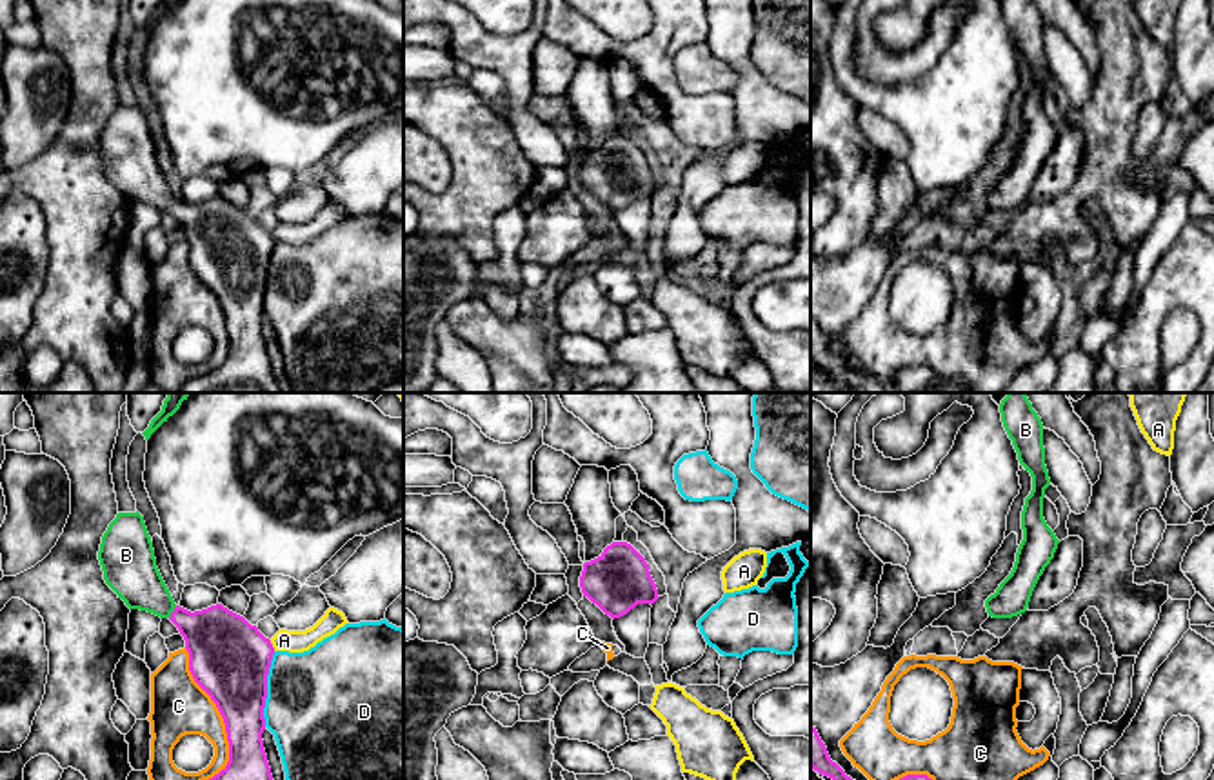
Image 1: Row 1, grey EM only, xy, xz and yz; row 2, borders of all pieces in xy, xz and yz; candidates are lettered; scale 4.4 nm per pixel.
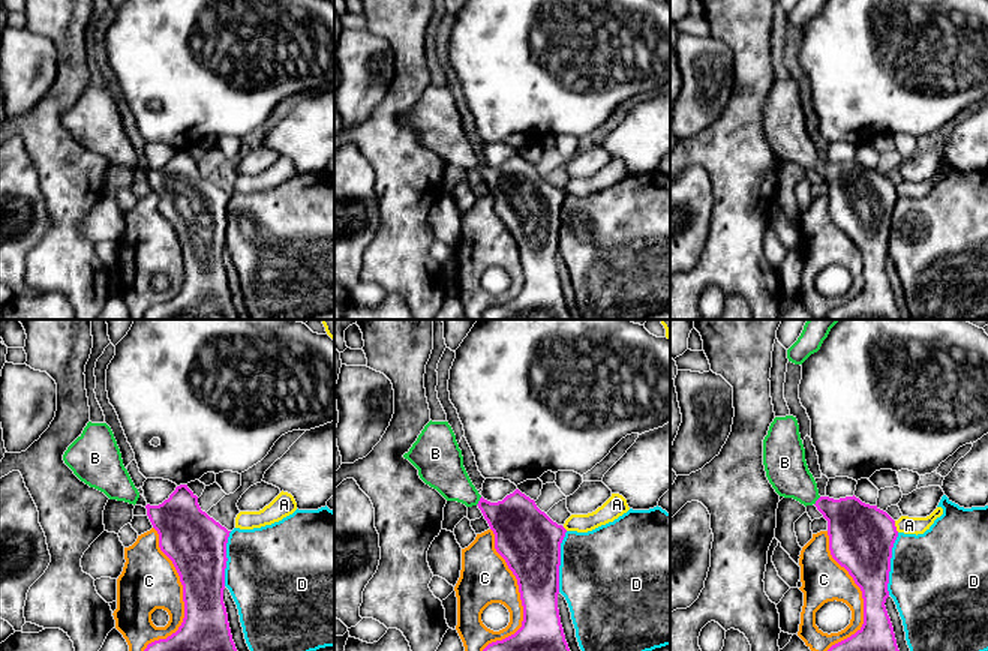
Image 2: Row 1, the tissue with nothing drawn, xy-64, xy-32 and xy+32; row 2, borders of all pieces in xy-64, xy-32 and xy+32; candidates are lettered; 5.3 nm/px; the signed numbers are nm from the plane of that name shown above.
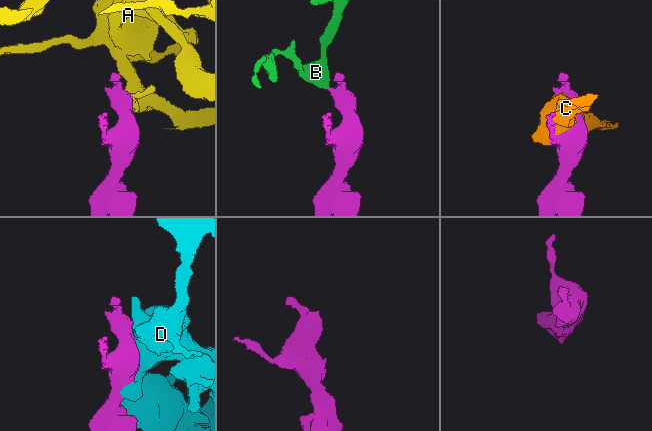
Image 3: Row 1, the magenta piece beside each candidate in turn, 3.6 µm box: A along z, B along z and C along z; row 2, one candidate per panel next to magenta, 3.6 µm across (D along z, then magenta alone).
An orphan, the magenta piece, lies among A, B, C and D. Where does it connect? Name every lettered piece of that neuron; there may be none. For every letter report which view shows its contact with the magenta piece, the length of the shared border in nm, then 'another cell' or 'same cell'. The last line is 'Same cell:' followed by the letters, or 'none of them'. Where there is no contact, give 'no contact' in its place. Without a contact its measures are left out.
A: meets magenta in xy; contact 50 nm long; another cell
B: meets magenta in xy; contact 70 nm long; same cell
C: meets magenta in xy; contact 650 nm long; another cell
D: meets magenta in xy; contact 340 nm long; another cell
Same cell: B

